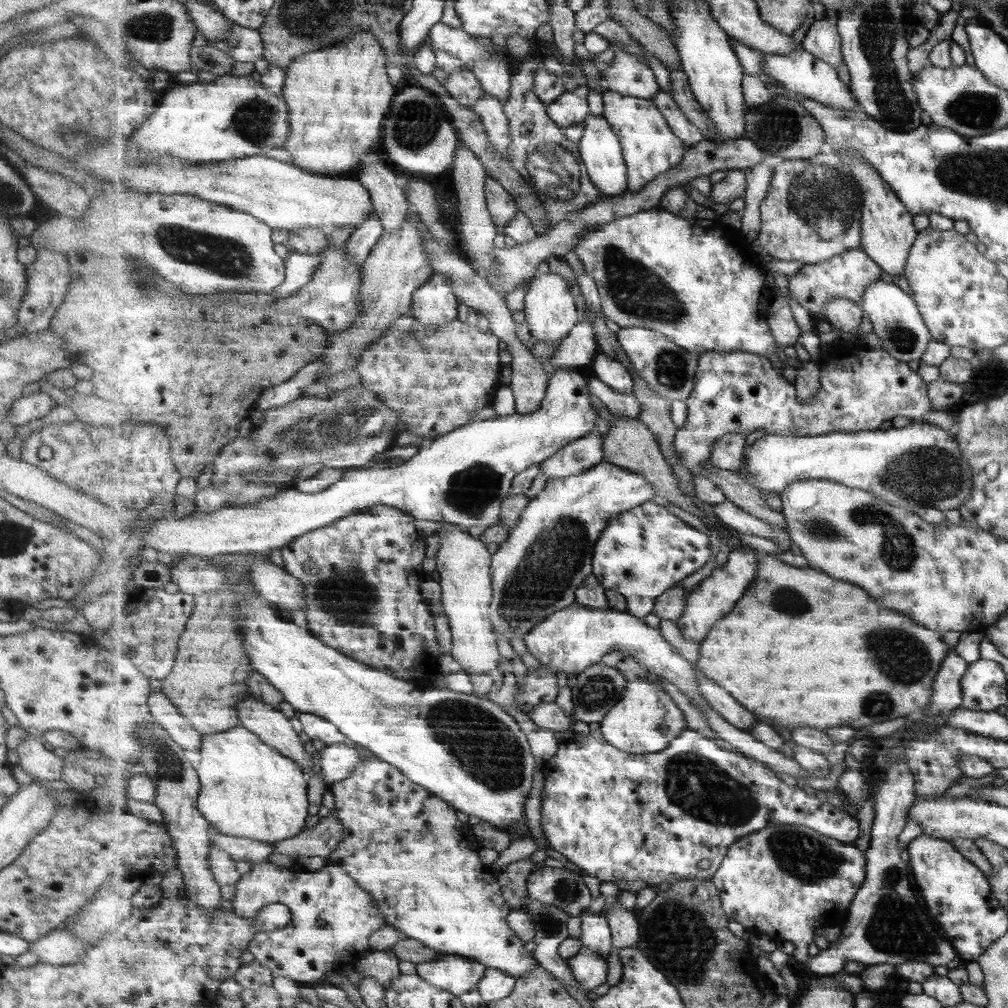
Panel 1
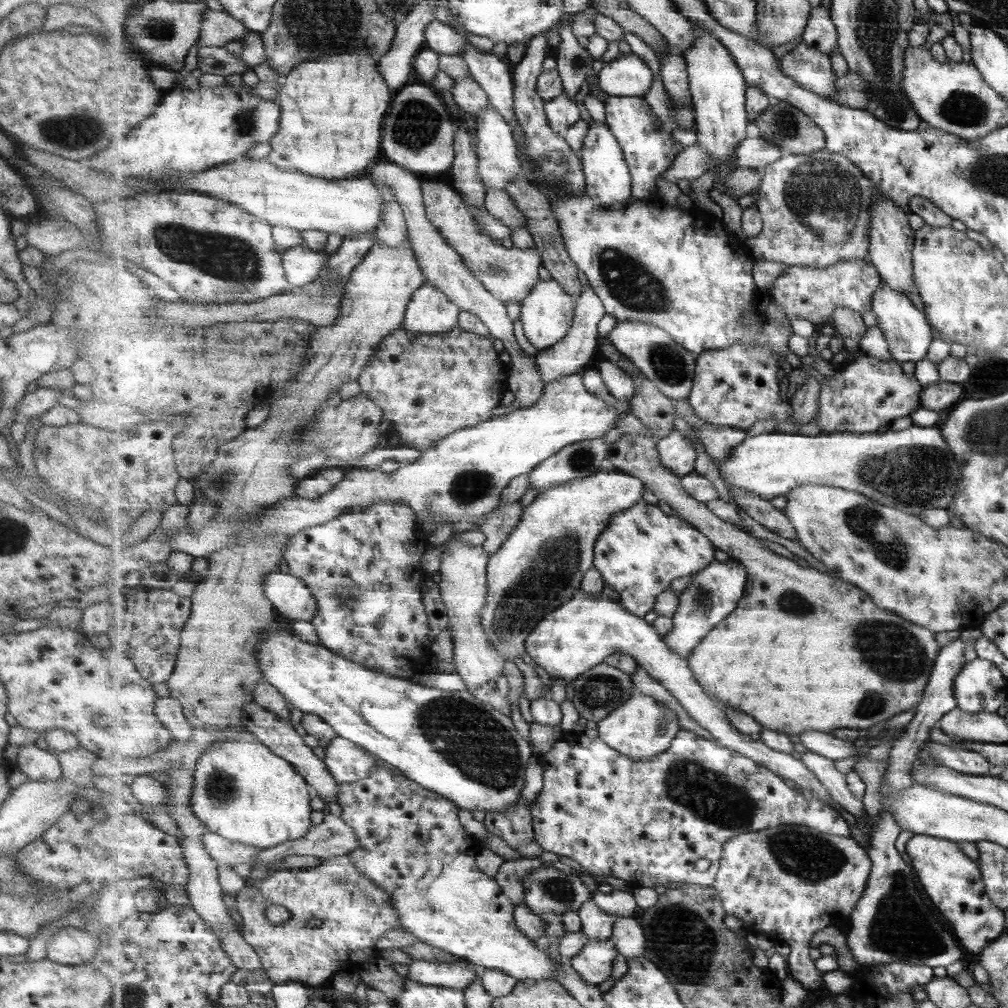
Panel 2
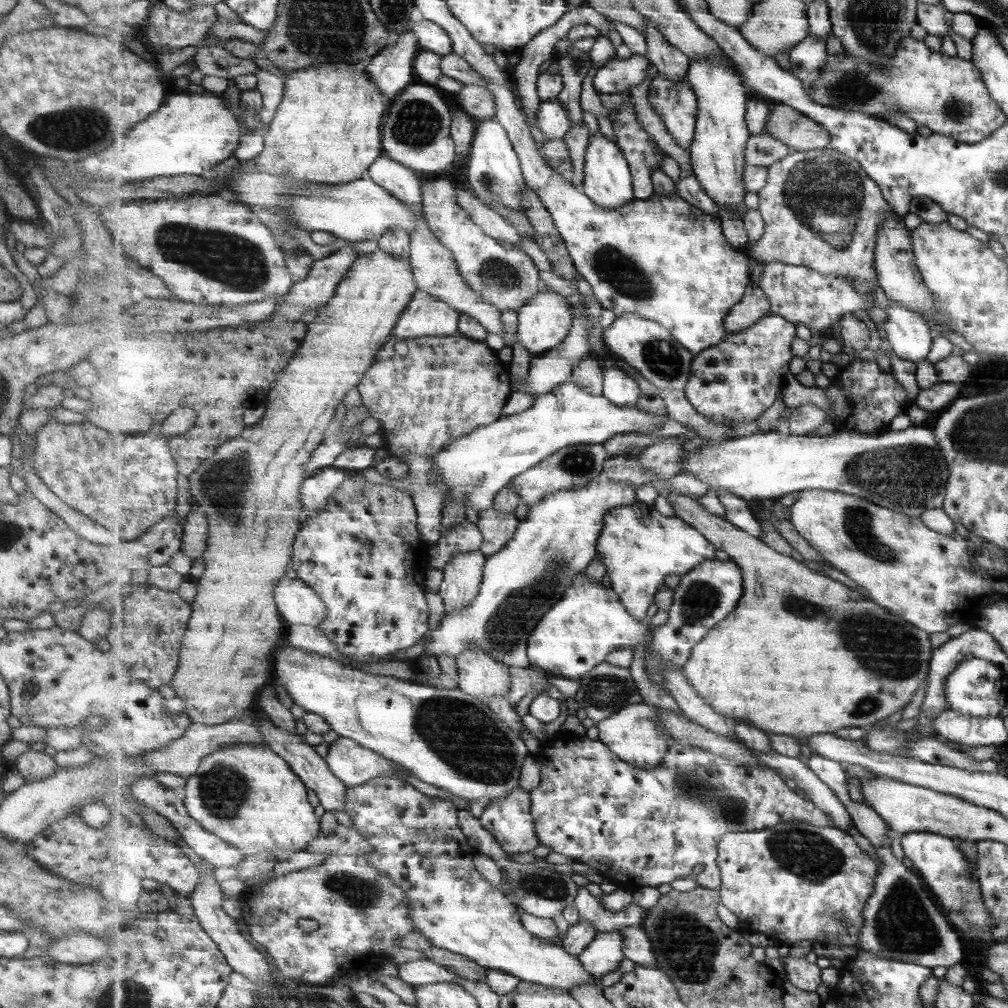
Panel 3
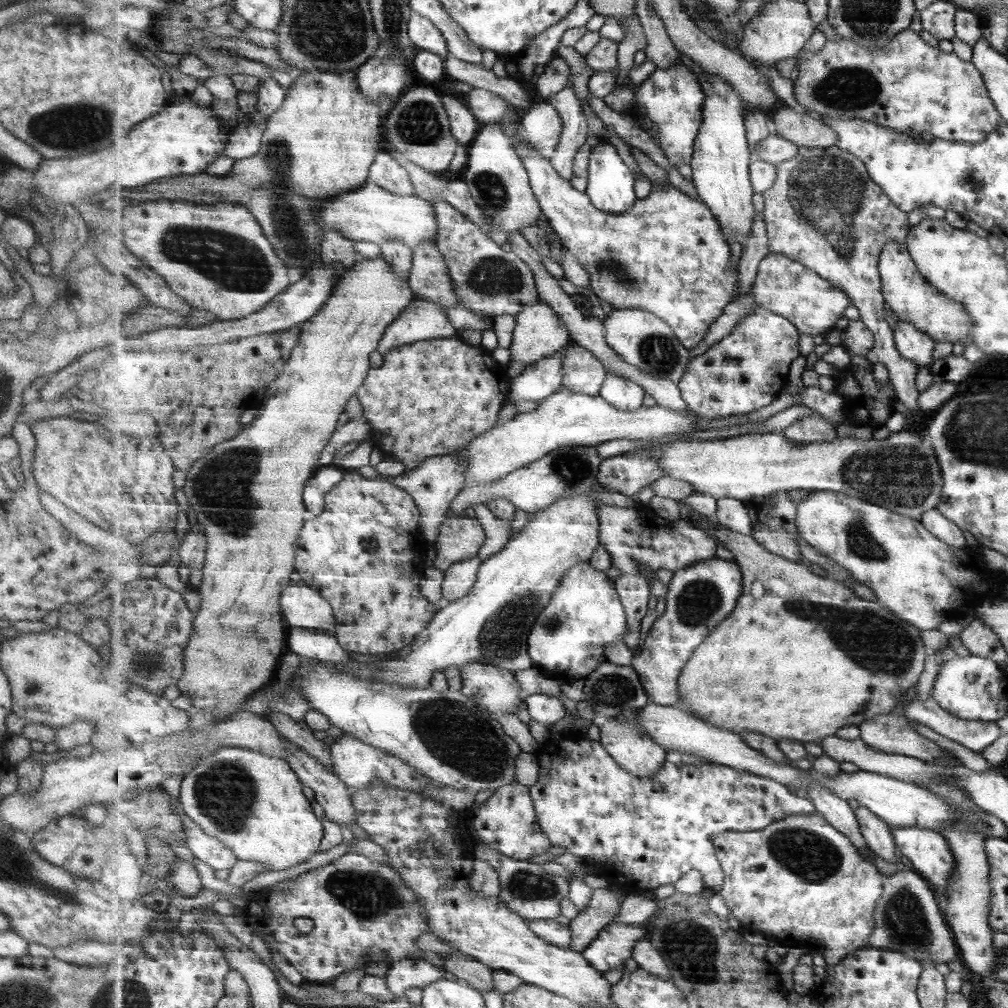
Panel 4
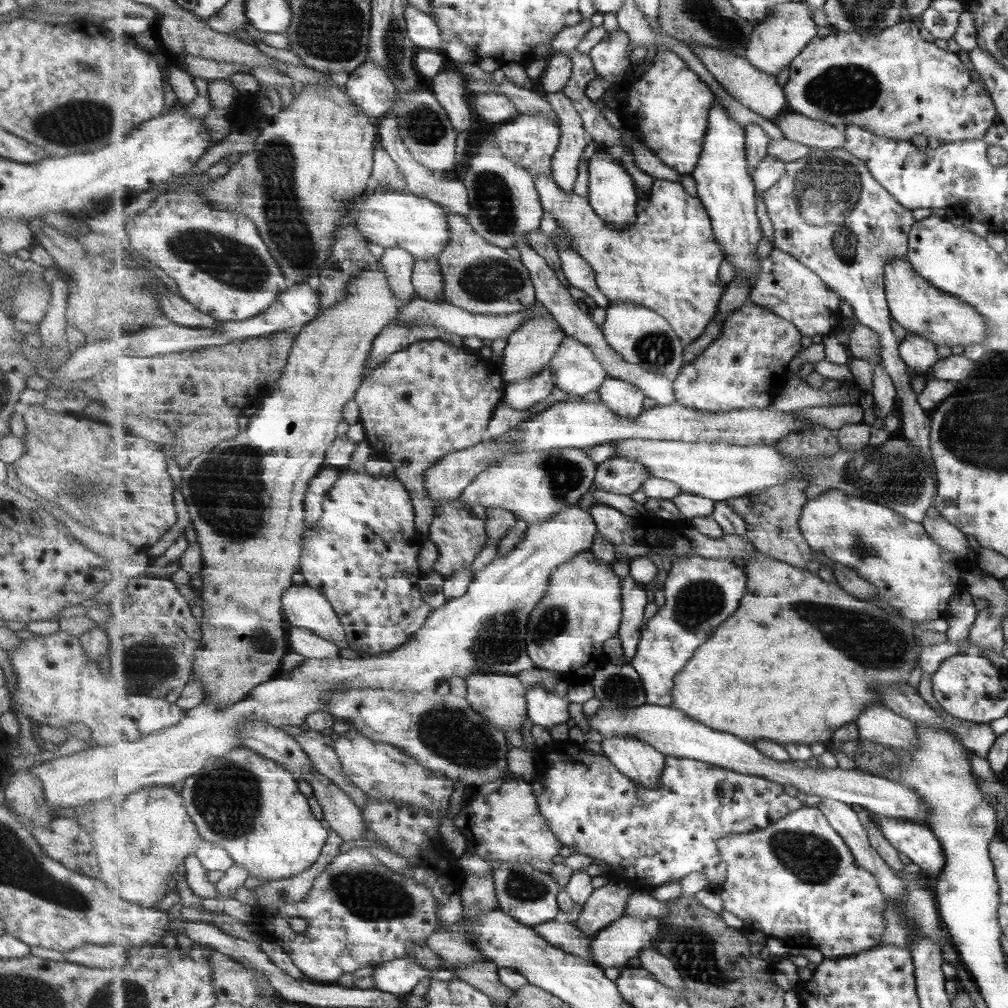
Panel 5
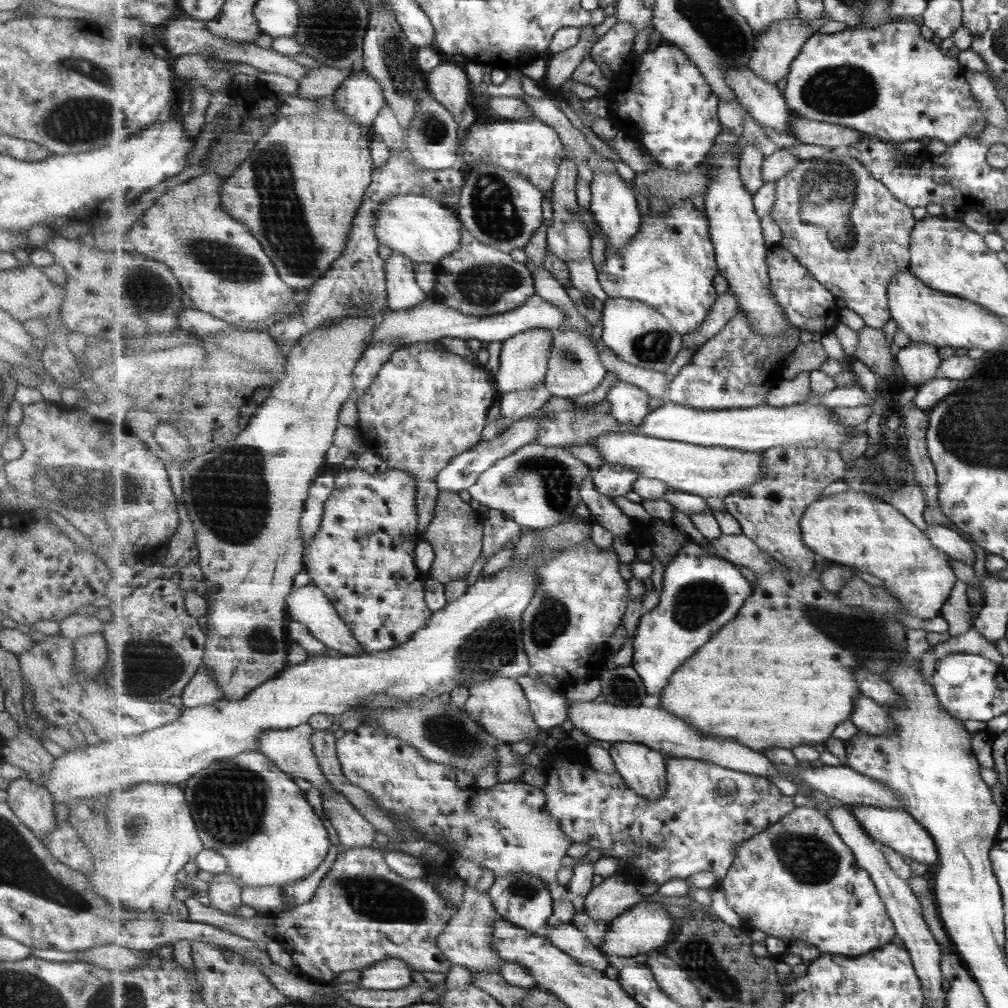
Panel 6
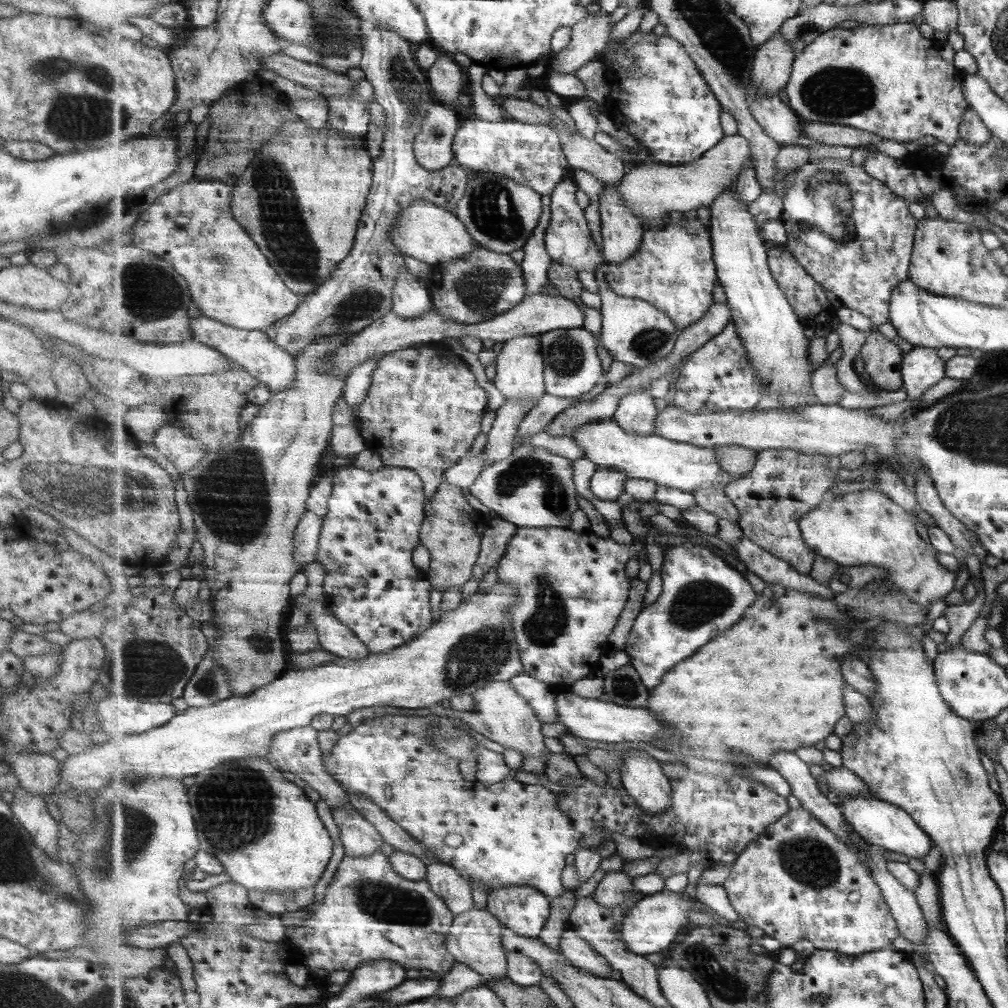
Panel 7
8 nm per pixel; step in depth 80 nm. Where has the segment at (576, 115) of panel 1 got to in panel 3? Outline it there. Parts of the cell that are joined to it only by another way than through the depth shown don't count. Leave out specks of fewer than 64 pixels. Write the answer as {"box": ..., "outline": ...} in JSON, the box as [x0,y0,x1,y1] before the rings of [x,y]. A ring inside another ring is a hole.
{"box":[538,98,572,140],"outline":[[[555,98],[540,104],[538,110],[538,128],[546,140],[561,140],[572,129],[567,109]]]}

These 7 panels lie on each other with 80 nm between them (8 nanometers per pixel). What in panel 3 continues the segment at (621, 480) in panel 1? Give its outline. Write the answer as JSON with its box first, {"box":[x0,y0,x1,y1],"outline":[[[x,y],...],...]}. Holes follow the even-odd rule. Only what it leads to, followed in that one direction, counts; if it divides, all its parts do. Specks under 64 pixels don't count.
{"box":[423,473,635,668],"outline":[[[602,473],[587,486],[550,494],[539,504],[531,506],[529,516],[519,523],[511,542],[486,560],[479,594],[470,605],[448,611],[439,626],[430,634],[423,656],[431,656],[439,662],[443,655],[457,658],[465,653],[467,648],[479,647],[507,667],[529,668],[529,637],[544,615],[561,600],[563,593],[572,587],[573,579],[583,573],[598,555],[598,538],[602,533],[606,512],[611,507],[635,504],[635,489],[628,482],[615,482]]]}

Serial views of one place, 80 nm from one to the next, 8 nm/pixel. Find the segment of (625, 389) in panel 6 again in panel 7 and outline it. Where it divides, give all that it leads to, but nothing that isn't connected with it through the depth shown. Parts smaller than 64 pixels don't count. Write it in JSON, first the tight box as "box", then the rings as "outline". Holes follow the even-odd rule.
{"box":[614,389,659,436],"outline":[[[646,389],[643,392],[634,390],[624,396],[614,417],[628,433],[651,436],[656,434],[656,420],[659,415],[655,398]]]}

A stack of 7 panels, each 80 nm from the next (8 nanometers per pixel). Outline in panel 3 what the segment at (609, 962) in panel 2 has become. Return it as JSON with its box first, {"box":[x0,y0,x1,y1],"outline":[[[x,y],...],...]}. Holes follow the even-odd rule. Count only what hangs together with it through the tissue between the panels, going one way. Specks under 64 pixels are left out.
{"box":[577,932,625,981],"outline":[[[601,932],[583,954],[577,955],[585,968],[599,981],[605,974],[619,968],[625,960],[625,939],[622,932]]]}

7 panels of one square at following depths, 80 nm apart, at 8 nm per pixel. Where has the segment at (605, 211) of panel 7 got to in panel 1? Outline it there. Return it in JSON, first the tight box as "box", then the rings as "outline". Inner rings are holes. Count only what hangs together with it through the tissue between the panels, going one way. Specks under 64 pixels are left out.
{"box":[578,113,629,197],"outline":[[[590,113],[584,120],[585,132],[578,144],[582,156],[582,163],[587,167],[589,177],[599,191],[607,197],[621,197],[629,192],[629,178],[627,164],[625,163],[624,147],[619,137],[613,132],[613,127],[602,116],[594,116]]]}

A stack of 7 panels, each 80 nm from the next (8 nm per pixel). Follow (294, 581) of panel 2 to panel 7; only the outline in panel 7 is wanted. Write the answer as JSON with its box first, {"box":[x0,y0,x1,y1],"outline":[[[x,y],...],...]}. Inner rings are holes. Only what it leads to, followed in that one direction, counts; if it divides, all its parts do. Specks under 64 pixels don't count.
{"box":[294,563,372,661],"outline":[[[314,563],[309,565],[305,569],[306,575],[309,577],[309,588],[305,594],[295,598],[294,607],[307,607],[310,610],[309,621],[315,623],[317,627],[318,635],[320,636],[320,644],[325,651],[331,652],[337,655],[341,659],[349,659],[349,661],[363,661],[372,654],[360,638],[351,630],[348,626],[341,624],[333,616],[332,610],[328,608],[327,599],[325,598],[324,584],[326,579],[325,567]]]}

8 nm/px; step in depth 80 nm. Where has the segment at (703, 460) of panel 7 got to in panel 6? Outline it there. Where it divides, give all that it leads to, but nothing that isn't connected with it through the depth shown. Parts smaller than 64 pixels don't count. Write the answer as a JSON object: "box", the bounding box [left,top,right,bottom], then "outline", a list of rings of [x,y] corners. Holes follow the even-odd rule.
{"box":[593,431,762,499],"outline":[[[611,431],[596,438],[593,446],[601,451],[605,463],[632,467],[639,477],[655,478],[677,491],[724,499],[729,493],[762,479],[762,452],[741,451],[728,447],[705,447],[653,438],[629,431]]]}

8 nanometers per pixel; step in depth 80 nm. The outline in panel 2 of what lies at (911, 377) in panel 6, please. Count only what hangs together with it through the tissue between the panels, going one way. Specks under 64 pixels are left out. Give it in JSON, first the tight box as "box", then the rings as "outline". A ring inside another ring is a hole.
{"box":[872,285,934,362],"outline":[[[884,285],[873,295],[872,311],[877,316],[878,324],[887,337],[891,354],[900,362],[920,361],[927,356],[929,345],[934,339],[931,327],[915,304],[900,292]]]}

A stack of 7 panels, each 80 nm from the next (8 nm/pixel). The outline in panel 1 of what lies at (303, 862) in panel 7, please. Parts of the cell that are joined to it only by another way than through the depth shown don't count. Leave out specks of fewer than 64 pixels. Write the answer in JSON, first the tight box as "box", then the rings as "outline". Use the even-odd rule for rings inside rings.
{"box":[197,726,309,842],"outline":[[[241,726],[217,734],[204,735],[199,748],[201,761],[197,766],[200,776],[199,810],[212,824],[215,832],[270,842],[293,838],[304,832],[309,818],[309,790],[307,773],[293,759],[267,746],[253,731]]]}

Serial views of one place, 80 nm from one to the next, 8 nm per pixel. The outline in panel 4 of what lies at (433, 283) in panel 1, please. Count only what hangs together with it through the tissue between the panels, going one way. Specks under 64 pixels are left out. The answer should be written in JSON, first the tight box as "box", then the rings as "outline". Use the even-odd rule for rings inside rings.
{"box":[378,296,457,356],"outline":[[[416,296],[404,314],[388,326],[378,352],[384,356],[407,344],[455,336],[457,330],[451,324],[445,307]]]}

